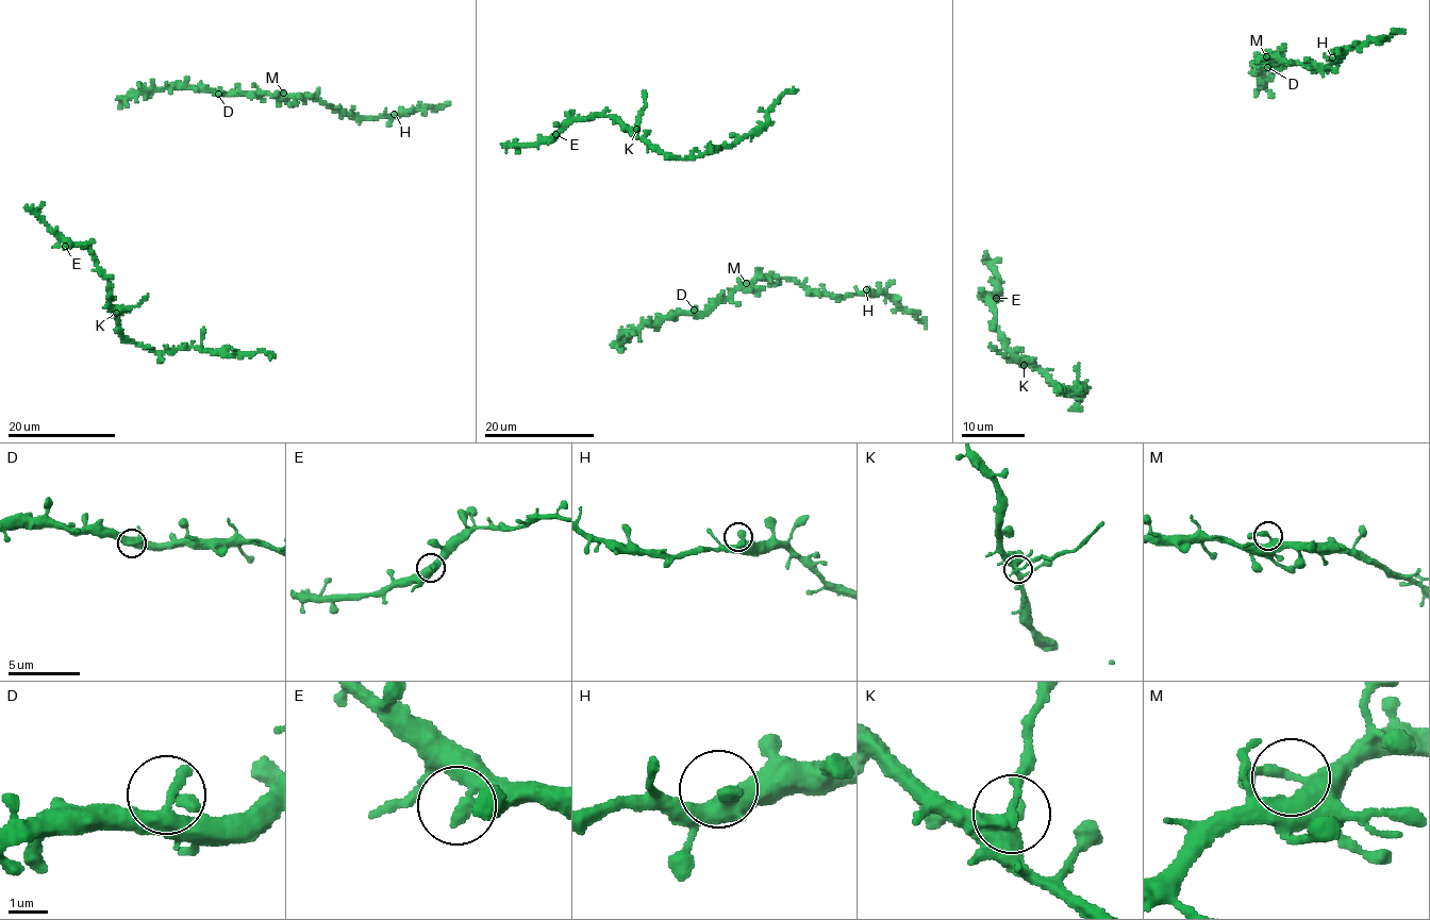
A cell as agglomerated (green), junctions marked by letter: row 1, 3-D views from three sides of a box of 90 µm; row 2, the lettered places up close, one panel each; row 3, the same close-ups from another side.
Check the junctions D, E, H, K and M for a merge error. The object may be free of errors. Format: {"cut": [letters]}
{"cut": ["K"]}

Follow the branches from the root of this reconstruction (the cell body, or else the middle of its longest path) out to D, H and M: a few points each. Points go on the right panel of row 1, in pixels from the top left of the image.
D: (1254, 95), (1265, 83), (1259, 68), (1270, 64), (1267, 67)
H: (1254, 95), (1265, 83), (1259, 68), (1278, 64), (1269, 57), (1318, 68), (1336, 62), (1332, 57)
M: (1254, 95), (1265, 83), (1259, 68), (1278, 64), (1271, 59), (1269, 61), (1266, 56)

